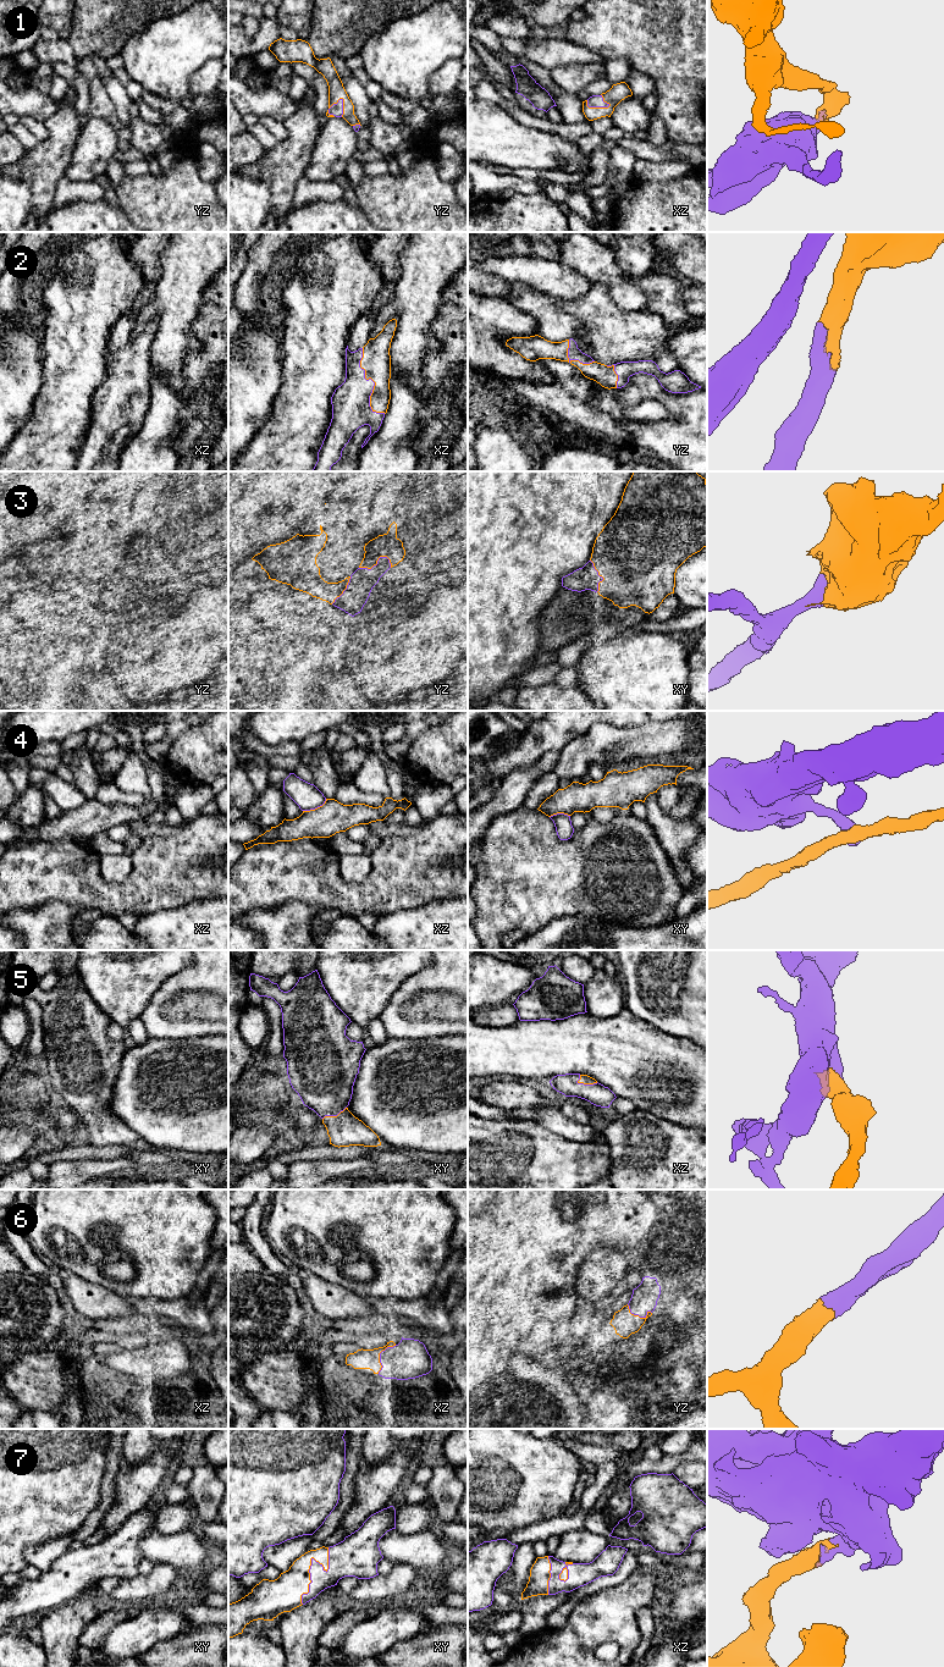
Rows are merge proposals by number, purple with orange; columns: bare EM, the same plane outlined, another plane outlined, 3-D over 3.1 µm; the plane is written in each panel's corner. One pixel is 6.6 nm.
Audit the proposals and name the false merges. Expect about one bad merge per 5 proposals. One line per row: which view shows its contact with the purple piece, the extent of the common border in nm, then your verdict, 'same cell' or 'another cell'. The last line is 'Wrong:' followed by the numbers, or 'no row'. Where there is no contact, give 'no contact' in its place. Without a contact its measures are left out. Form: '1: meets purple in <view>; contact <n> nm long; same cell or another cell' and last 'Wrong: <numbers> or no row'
1: meets purple in yz; contact 150 nm long; same cell
2: meets purple in xz; contact 460 nm long; same cell
3: meets purple in yz; contact 220 nm long; same cell
4: meets purple in xz; contact 180 nm long; another cell
5: meets purple in xz; contact 140 nm long; same cell
6: meets purple in xz; contact 220 nm long; same cell
7: meets purple in xy; contact 420 nm long; same cell
Wrong: 4

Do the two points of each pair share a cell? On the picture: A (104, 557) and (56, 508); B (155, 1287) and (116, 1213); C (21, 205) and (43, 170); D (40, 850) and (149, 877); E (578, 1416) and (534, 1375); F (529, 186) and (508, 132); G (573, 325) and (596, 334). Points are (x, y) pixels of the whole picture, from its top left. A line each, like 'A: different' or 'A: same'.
A: different
B: same
C: different
D: same
E: same
F: different
G: different

